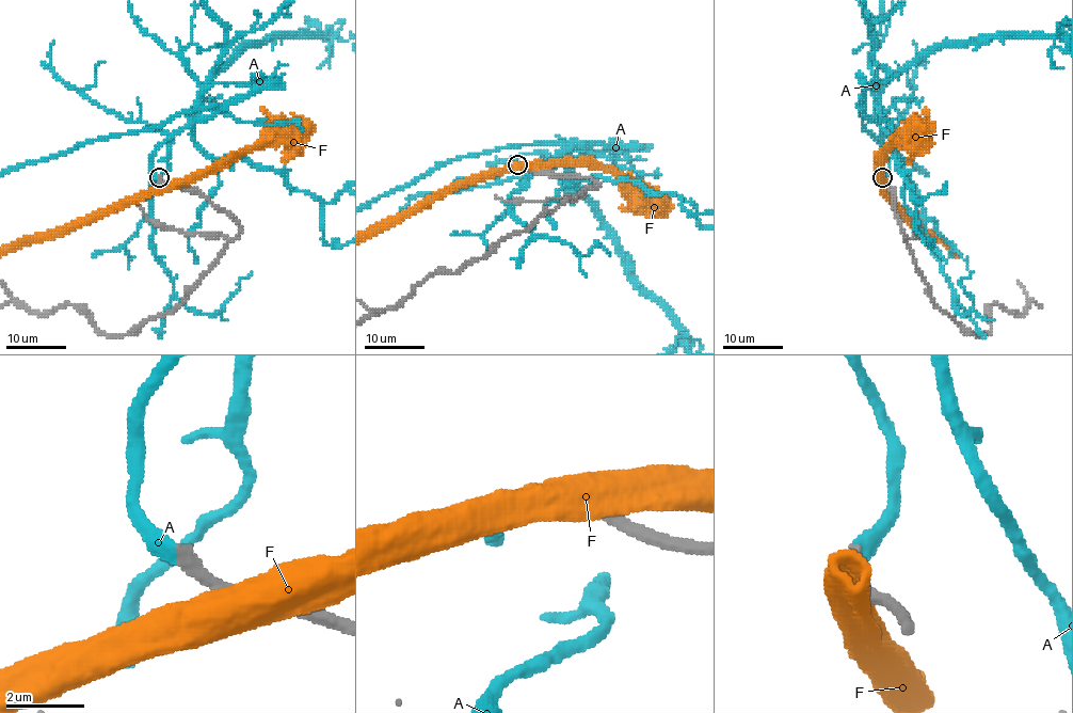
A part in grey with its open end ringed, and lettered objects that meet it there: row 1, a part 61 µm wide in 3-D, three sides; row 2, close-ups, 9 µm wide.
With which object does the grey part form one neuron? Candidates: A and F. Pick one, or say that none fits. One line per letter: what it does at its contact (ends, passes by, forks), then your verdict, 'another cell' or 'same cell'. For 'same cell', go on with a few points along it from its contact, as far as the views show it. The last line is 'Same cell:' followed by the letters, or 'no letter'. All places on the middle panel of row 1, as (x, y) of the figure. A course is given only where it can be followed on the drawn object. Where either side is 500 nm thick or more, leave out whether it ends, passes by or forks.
A: it ends; another cell
F: another cell
Same cell: no letter

